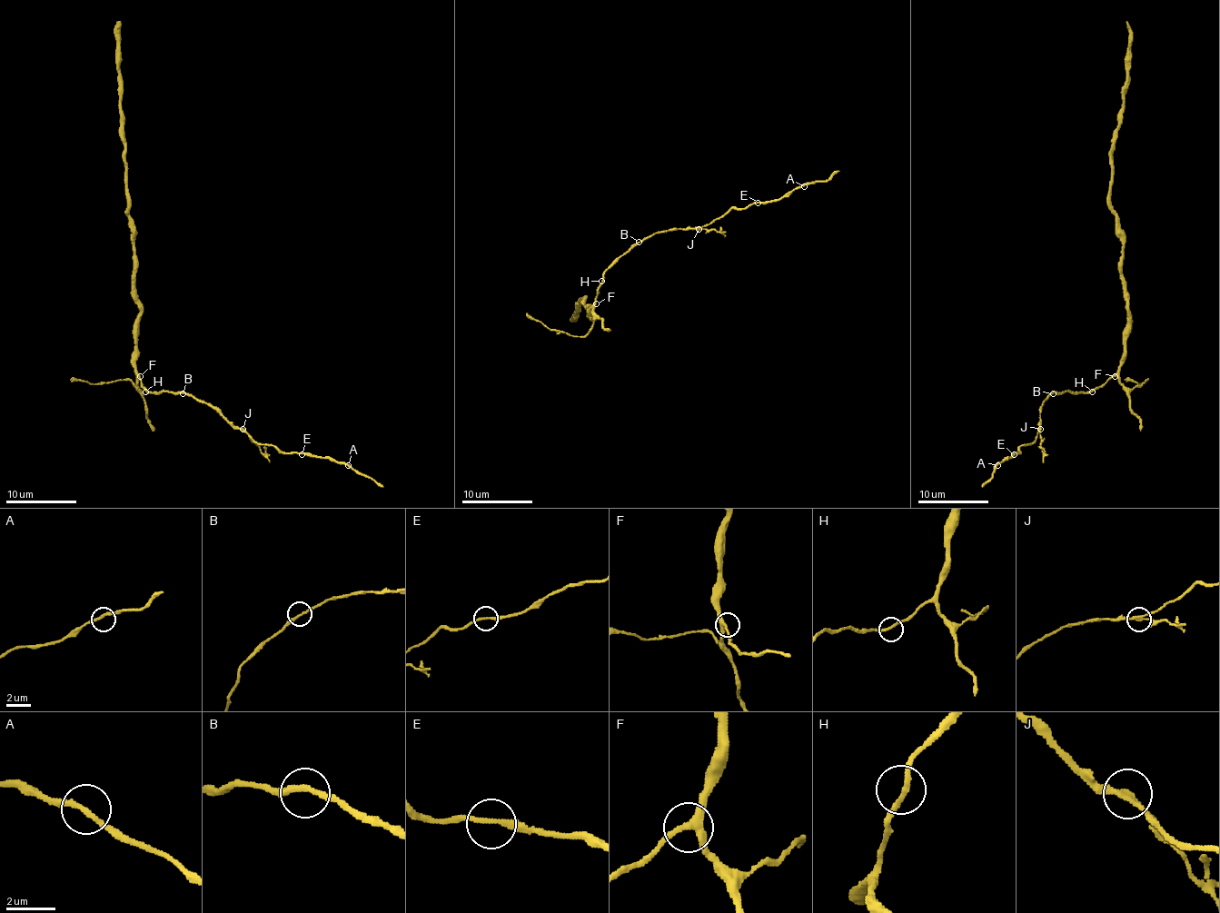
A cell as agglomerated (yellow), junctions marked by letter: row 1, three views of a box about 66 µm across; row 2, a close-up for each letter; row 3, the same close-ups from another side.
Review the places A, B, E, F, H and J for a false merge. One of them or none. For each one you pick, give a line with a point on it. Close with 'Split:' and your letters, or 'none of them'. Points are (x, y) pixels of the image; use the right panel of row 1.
J: (1040, 429)
Split: J

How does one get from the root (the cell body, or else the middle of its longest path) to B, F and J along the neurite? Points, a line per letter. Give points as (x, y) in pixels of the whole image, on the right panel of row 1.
B: (1120, 362), (1120, 369), (1115, 374), (1088, 391), (1053, 393)
F: (1120, 362), (1120, 371), (1115, 376)
J: (1120, 362), (1120, 369), (1115, 374), (1088, 391), (1055, 391), (1049, 395), (1042, 402), (1040, 429)

